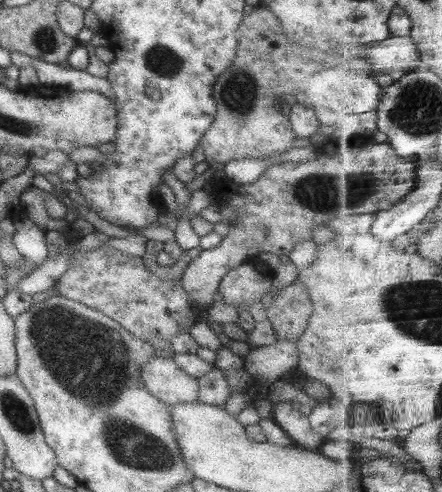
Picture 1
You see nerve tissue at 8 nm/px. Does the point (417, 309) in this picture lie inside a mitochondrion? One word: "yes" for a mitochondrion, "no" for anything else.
yes

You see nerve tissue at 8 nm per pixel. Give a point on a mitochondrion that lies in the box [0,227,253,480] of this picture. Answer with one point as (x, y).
(85, 357)

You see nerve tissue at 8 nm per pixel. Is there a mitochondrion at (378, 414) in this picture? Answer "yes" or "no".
no

